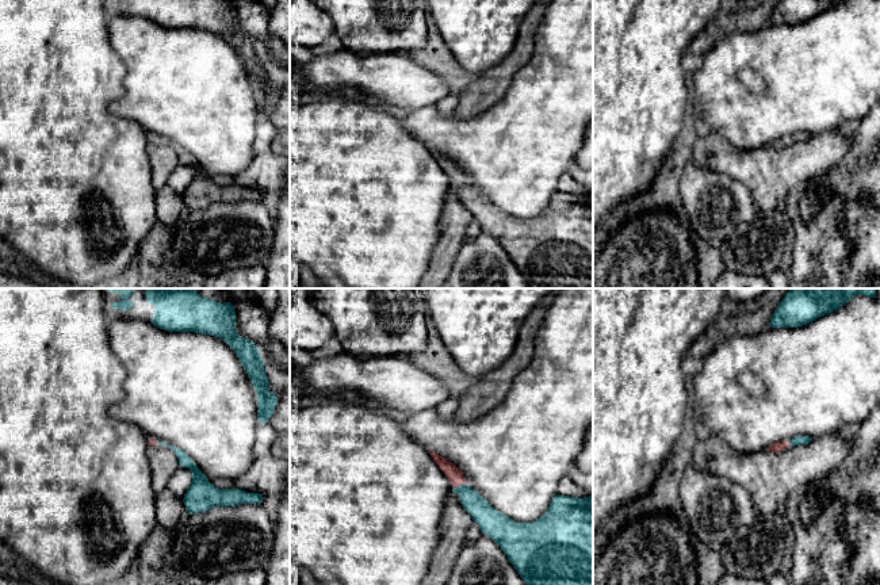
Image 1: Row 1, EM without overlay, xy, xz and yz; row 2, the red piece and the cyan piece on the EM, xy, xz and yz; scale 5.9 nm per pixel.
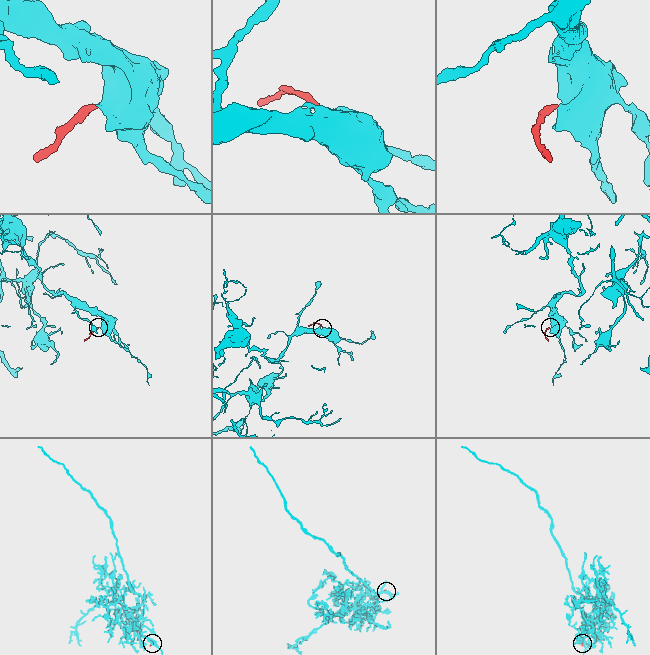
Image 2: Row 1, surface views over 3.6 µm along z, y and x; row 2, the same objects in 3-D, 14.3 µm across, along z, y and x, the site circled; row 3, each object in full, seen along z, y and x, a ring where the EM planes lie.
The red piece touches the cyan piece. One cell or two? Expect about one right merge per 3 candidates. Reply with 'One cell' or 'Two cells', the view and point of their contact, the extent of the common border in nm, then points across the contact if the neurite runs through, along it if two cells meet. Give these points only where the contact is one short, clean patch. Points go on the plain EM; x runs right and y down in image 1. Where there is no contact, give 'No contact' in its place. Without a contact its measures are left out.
One cell. Touches red at xz (458, 182). Shared border 70 nm. Path across: xz (454, 171), (458, 182), (481, 207)

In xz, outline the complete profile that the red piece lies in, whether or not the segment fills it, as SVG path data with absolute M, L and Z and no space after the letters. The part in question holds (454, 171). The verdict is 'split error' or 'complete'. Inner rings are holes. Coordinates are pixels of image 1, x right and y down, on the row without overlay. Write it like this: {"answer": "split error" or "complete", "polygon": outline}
{"answer": "split error", "polygon": "M431 149L435 160L451 177L460 200L505 249L529 288L593 288L593 192L578 195L556 191L546 210L532 219L517 219L496 207L464 179L463 169L440 152Z"}

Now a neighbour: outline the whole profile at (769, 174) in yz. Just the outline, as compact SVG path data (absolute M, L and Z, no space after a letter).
M712 130L707 137L697 137L692 160L700 168L732 176L746 184L755 211L770 215L793 186L837 165L853 141L854 134L846 137L838 130L824 130L812 134L808 141L788 142L780 149L762 146L746 150Z

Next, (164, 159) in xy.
M149 142L148 156L153 176L153 187L158 191L167 184L169 175L179 165L179 156L173 146L168 142Z

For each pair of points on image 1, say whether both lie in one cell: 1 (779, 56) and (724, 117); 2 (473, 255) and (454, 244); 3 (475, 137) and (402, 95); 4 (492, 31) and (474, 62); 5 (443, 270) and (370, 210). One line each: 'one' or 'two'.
1: one
2: two
3: two
4: one
5: two

